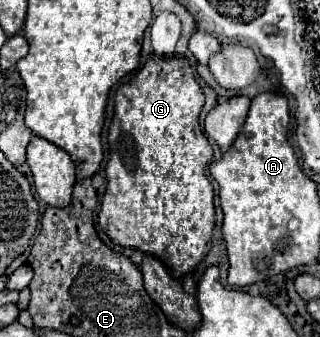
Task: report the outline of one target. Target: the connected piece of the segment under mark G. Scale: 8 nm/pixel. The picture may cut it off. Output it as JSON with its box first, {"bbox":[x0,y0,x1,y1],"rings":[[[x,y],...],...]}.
{"bbox":[98,54,216,278],"rings":[[[154,54],[128,84],[118,88],[114,100],[116,114],[108,132],[108,186],[102,198],[98,224],[114,244],[152,254],[174,274],[174,278],[180,278],[192,272],[206,258],[212,246],[212,228],[216,220],[214,188],[206,178],[206,166],[212,162],[212,148],[198,122],[204,106],[202,88],[186,58],[164,58]]]}

